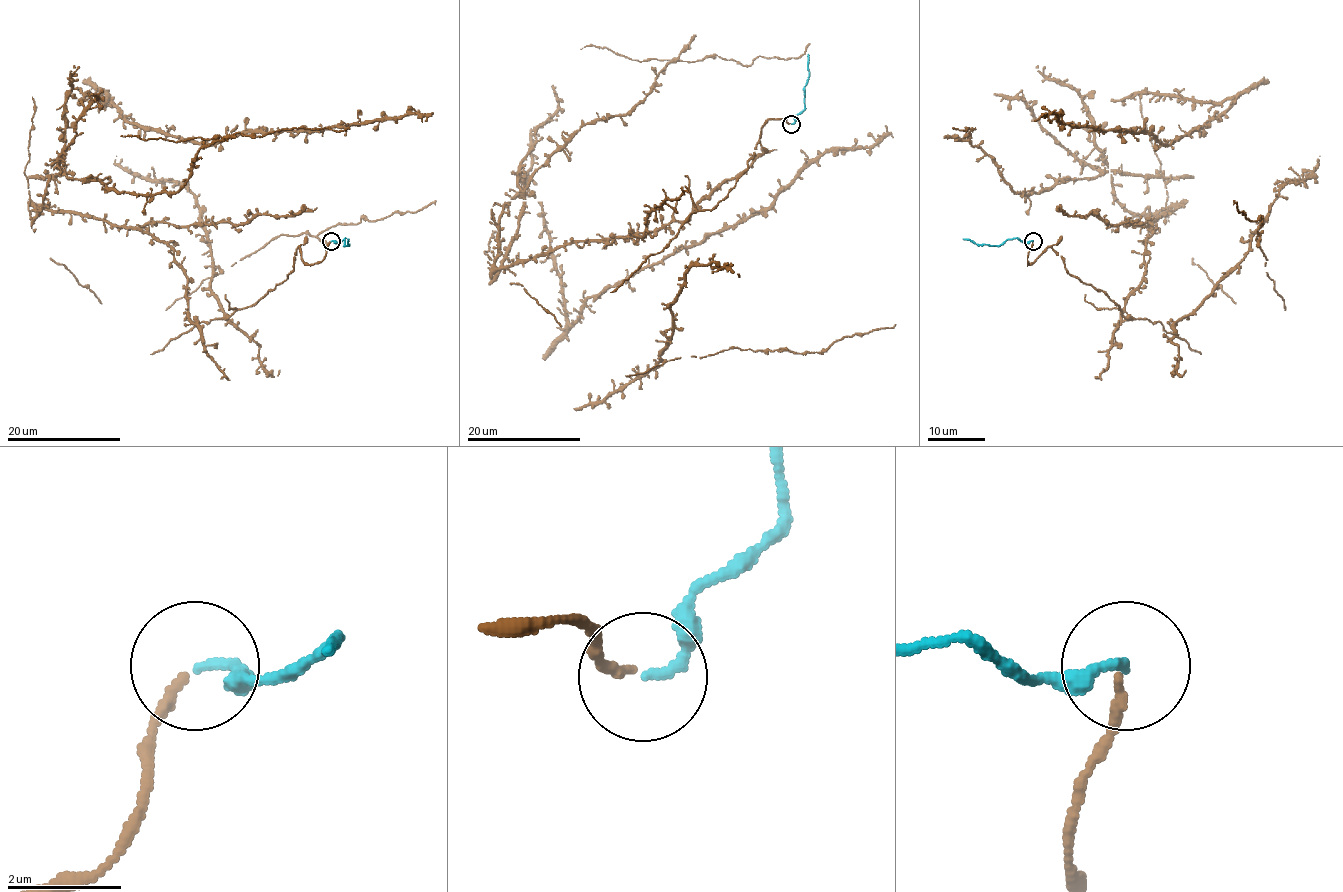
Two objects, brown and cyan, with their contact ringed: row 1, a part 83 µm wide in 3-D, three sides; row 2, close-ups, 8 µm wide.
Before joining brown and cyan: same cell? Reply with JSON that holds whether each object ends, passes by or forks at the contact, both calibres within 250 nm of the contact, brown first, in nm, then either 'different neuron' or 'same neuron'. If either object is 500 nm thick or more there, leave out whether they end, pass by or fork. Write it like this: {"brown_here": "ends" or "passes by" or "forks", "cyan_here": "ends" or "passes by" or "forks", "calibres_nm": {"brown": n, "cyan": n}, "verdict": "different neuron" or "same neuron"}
{"brown_here": "ends", "cyan_here": "ends", "calibres_nm": {"brown": 150, "cyan": 160}, "verdict": "same neuron"}

